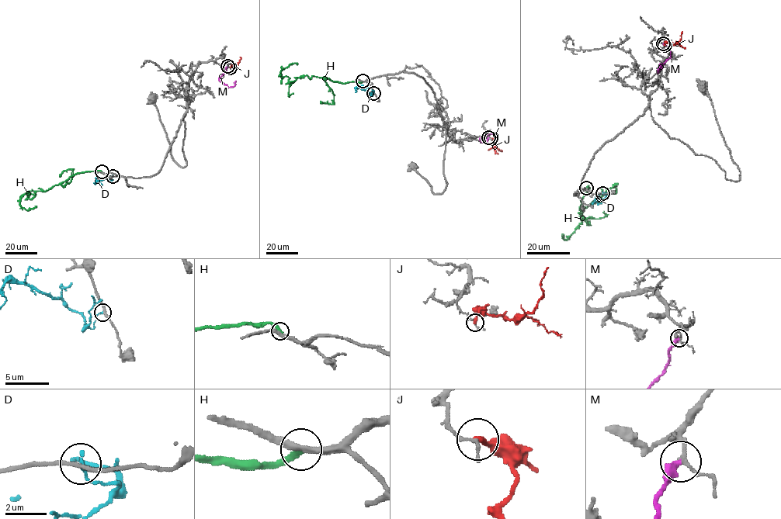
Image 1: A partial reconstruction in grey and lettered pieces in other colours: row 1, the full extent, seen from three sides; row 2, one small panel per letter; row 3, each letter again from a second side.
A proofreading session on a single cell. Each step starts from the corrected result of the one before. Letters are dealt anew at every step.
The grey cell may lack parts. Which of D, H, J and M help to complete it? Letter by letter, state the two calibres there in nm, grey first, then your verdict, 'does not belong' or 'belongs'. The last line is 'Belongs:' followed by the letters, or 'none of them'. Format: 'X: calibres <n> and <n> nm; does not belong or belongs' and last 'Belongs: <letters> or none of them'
D: calibres 200 and 160 nm; does not belong
H: calibres 300 and 300 nm; does not belong
J: calibres 130 and 260 nm; does not belong
M: calibres 160 and 400 nm; does not belong
Belongs: none of them

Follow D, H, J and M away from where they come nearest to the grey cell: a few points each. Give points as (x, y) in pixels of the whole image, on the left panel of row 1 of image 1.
D: (112, 176), (110, 178), (106, 176), (95, 182)
H: (102, 172), (77, 173), (36, 191), (31, 198), (26, 192), (21, 198), (26, 209), (36, 206)
J: (230, 67), (237, 65), (240, 57)
M: (227, 66), (219, 79), (229, 87), (234, 85), (235, 81)

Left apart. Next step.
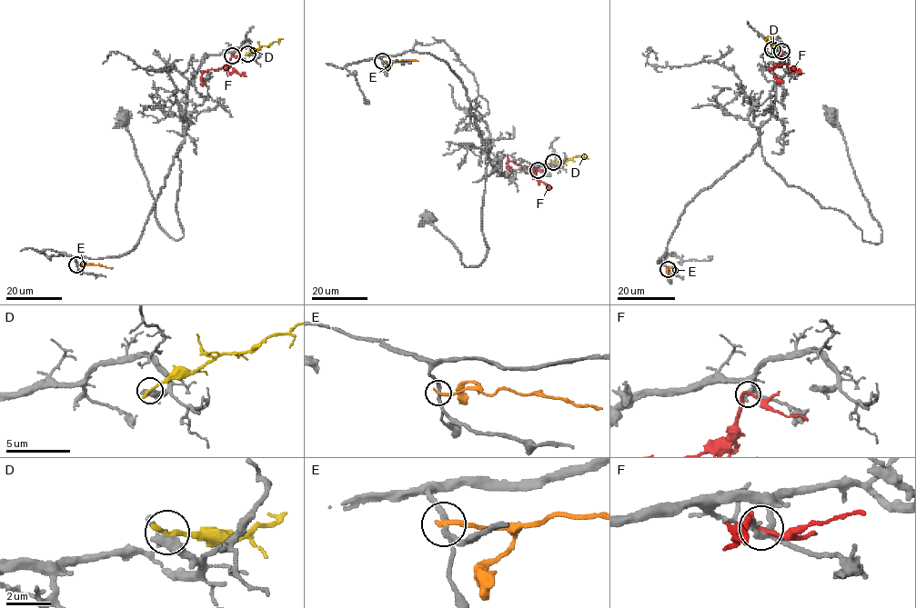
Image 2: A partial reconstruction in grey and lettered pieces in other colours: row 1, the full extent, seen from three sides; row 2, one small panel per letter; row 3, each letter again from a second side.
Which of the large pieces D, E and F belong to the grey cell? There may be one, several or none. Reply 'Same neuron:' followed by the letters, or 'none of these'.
Same neuron: none of these

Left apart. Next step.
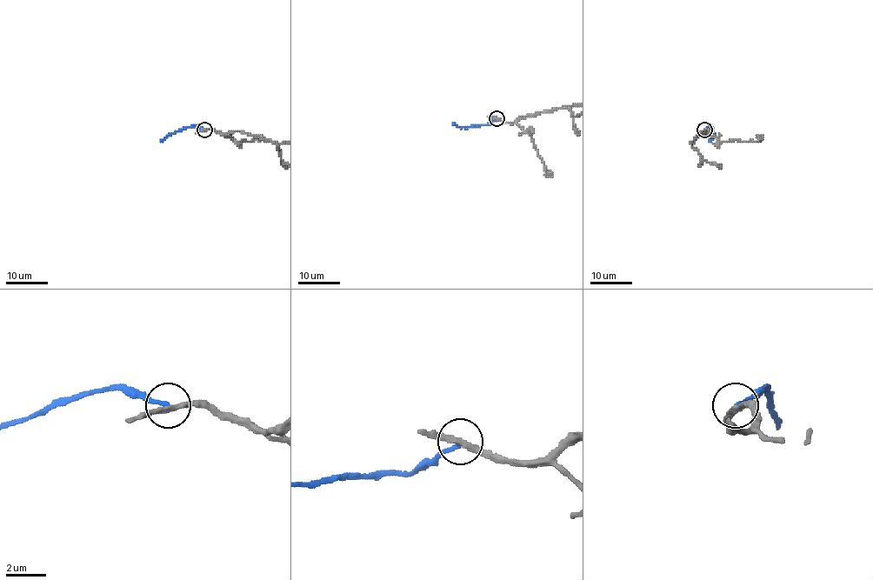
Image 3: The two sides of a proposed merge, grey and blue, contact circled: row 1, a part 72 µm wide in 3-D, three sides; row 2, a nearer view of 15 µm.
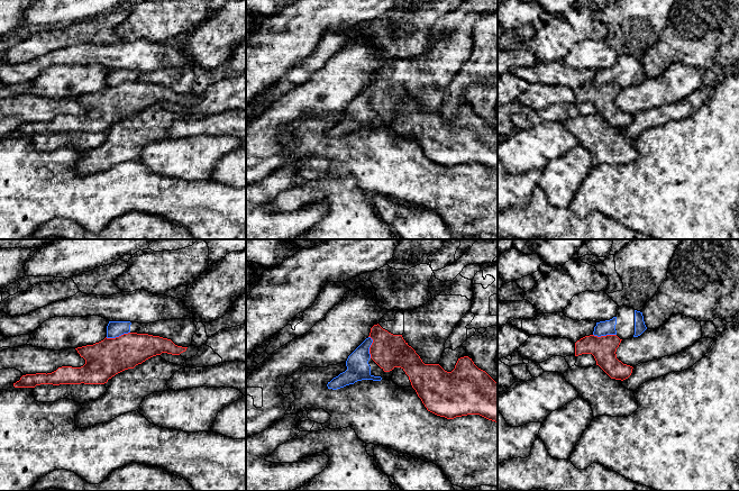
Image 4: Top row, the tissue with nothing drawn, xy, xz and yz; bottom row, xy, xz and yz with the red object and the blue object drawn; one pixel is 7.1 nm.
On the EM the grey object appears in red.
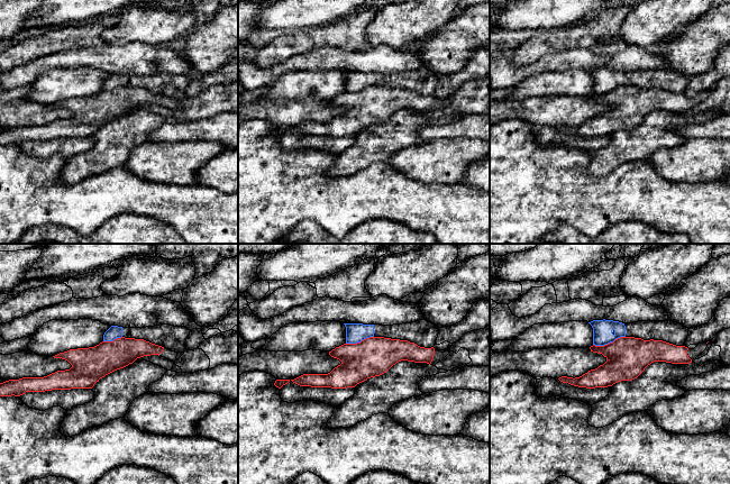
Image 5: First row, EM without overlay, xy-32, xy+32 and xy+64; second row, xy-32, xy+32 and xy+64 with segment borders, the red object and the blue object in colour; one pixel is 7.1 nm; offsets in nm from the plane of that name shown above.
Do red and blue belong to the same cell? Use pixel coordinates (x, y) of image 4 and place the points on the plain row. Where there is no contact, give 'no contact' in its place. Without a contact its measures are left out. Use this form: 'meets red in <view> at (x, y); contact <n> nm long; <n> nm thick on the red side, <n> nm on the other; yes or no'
meets red in xy at (117, 85); contact 180 nm long; 260 nm thick on the red side, 110 nm on the other; no

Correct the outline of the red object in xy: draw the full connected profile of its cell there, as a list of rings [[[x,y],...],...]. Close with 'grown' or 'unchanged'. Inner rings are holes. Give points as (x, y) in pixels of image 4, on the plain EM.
[[[128,81],[116,87],[104,87],[103,89],[93,93],[86,93],[75,97],[81,106],[85,108],[85,112],[81,116],[62,115],[52,121],[36,121],[26,122],[19,129],[13,131],[15,136],[35,136],[40,133],[104,133],[109,127],[116,122],[134,117],[146,108],[167,101],[172,103],[180,103],[185,100],[188,96],[175,93],[171,88],[148,82]]] | unchanged

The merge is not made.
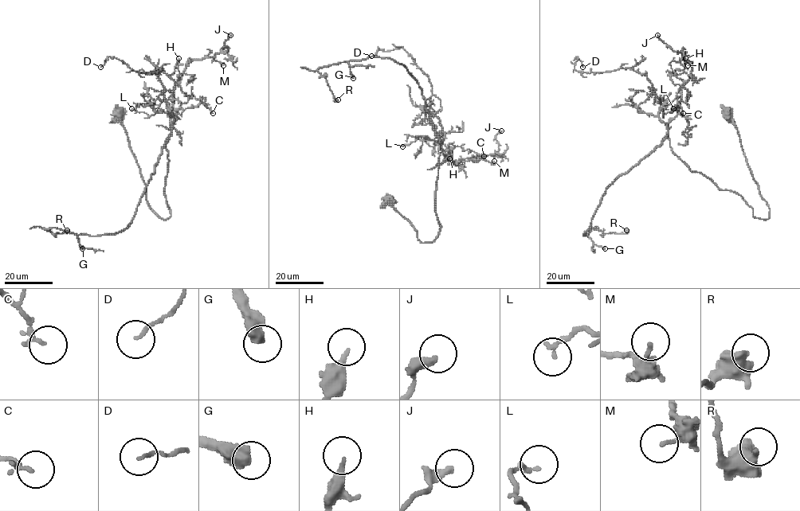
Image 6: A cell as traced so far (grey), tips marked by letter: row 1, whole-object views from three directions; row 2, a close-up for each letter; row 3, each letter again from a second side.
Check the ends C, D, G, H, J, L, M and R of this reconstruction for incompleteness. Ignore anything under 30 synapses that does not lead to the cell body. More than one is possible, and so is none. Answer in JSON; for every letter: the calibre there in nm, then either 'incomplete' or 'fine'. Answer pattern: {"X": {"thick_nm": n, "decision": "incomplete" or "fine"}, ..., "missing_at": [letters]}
{"C": {"thick_nm": 160, "decision": "fine"}, "D": {"thick_nm": 130, "decision": "fine"}, "G": {"thick_nm": 500, "decision": "fine"}, "H": {"thick_nm": 240, "decision": "fine"}, "J": {"thick_nm": 340, "decision": "fine"}, "L": {"thick_nm": 190, "decision": "fine"}, "M": {"thick_nm": 240, "decision": "fine"}, "R": {"thick_nm": 400, "decision": "fine"}, "missing_at": []}

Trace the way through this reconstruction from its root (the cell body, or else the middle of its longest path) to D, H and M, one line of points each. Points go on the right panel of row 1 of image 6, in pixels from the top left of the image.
D: (727, 113), (768, 219), (673, 153), (645, 76), (581, 72), (576, 56), (582, 67)
H: (727, 113), (768, 219), (672, 151), (667, 124), (683, 84), (671, 76), (685, 58)
M: (727, 113), (768, 219), (672, 151), (667, 124), (691, 71), (683, 57), (688, 65)

